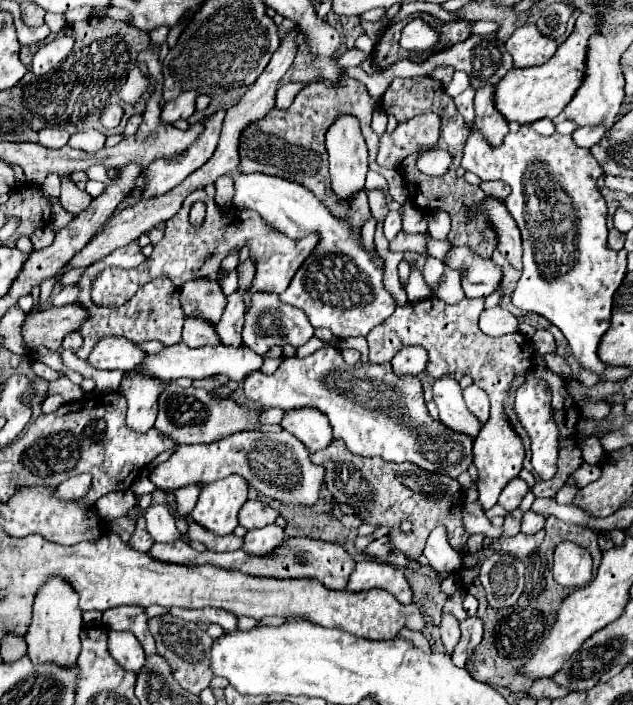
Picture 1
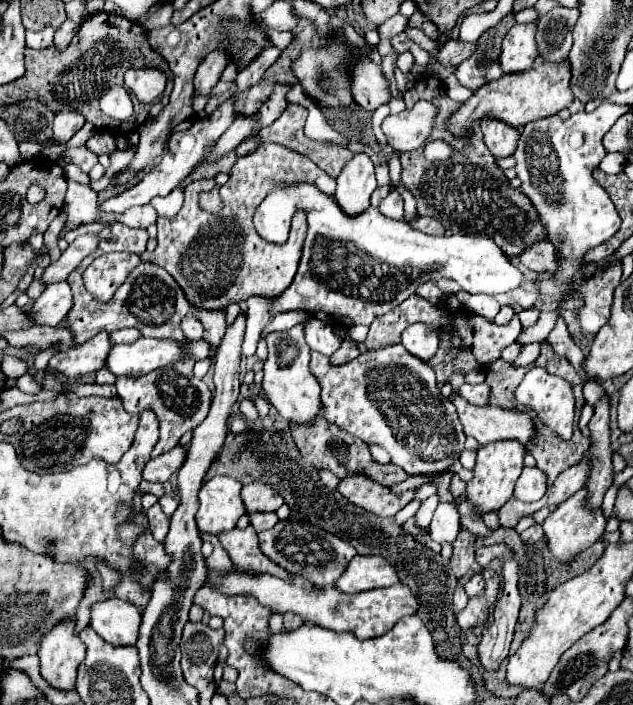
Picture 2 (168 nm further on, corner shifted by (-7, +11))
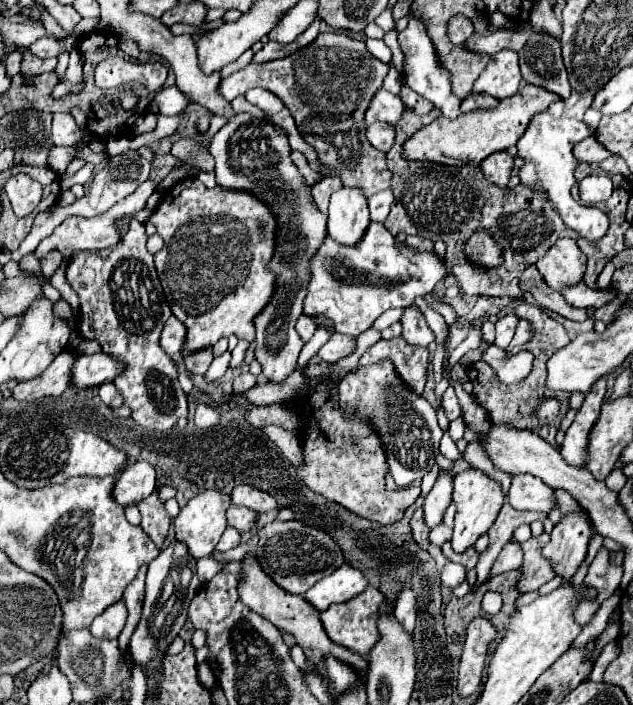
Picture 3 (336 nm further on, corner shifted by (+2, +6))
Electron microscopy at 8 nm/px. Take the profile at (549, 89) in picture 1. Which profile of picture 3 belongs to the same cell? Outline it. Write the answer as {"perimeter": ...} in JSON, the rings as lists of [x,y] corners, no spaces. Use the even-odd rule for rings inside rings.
{"perimeter":[[[526,84],[514,96],[500,100],[496,108],[472,110],[468,114],[460,114],[460,118],[454,118],[454,120],[440,116],[434,122],[430,122],[428,126],[420,128],[412,138],[408,138],[408,142],[404,144],[404,158],[430,160],[430,162],[450,164],[450,166],[464,164],[464,162],[480,164],[488,154],[514,146],[520,140],[520,136],[524,134],[524,130],[528,128],[530,120],[536,114],[548,110],[548,106],[558,100],[562,100],[558,94],[542,90],[540,86]]]}

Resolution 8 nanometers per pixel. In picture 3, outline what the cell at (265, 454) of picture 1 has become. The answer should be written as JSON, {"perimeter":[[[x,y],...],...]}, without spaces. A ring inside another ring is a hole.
{"perimeter":[[[134,462],[120,474],[114,486],[114,498],[126,506],[130,502],[142,502],[148,494],[154,492],[154,488],[156,470],[148,462]]]}

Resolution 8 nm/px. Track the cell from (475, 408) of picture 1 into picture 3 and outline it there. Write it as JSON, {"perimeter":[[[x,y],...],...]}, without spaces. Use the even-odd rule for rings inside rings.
{"perimeter":[[[448,386],[448,390],[444,392],[444,410],[446,410],[448,420],[456,420],[462,416],[462,406],[460,406],[458,396],[454,394],[452,386]]]}

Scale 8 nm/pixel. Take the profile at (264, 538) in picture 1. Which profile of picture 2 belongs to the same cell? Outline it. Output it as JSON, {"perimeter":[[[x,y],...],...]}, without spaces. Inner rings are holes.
{"perimeter":[[[247,513],[249,515],[249,525],[255,529],[255,531],[265,531],[265,529],[271,529],[279,519],[275,513]]]}

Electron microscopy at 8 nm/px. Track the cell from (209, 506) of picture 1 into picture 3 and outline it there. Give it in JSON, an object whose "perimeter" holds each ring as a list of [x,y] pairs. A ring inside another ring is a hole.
{"perimeter":[[[204,490],[204,492],[198,492],[194,498],[190,498],[188,504],[176,516],[176,520],[174,520],[176,538],[188,544],[188,550],[196,560],[210,556],[212,550],[216,548],[222,532],[226,530],[226,510],[228,510],[228,506],[230,506],[228,494],[218,492],[218,490]]]}

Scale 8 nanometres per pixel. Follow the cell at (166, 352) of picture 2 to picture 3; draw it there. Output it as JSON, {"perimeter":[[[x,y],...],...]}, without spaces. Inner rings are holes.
{"perimeter":[[[96,352],[92,356],[78,356],[76,366],[72,368],[72,384],[78,388],[100,386],[104,382],[114,382],[120,374],[124,374],[126,366],[112,354]]]}

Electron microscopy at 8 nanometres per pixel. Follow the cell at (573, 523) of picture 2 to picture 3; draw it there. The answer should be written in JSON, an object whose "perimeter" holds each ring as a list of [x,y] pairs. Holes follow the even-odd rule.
{"perimeter":[[[544,532],[540,536],[532,536],[530,540],[522,542],[524,562],[522,562],[520,570],[522,570],[524,576],[520,578],[520,584],[518,584],[518,588],[522,592],[538,590],[542,584],[546,584],[548,580],[552,580],[556,576],[552,564],[542,554],[542,548],[548,542],[550,542],[550,534],[548,532]]]}

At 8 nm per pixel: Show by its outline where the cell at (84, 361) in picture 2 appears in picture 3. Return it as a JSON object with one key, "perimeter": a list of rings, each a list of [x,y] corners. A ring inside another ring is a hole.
{"perimeter":[[[64,350],[54,358],[54,362],[40,374],[38,378],[20,382],[14,390],[12,396],[18,400],[36,400],[44,396],[60,396],[70,384],[72,384],[72,368],[76,364],[78,354],[72,350]]]}

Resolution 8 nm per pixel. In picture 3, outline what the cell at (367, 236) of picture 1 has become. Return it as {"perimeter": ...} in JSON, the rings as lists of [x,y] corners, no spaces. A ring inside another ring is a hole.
{"perimeter":[[[320,32],[318,38],[300,48],[296,54],[284,60],[272,60],[266,64],[248,64],[244,70],[234,72],[220,80],[218,92],[222,98],[232,102],[236,96],[244,94],[248,88],[266,88],[276,94],[286,108],[304,140],[314,146],[322,164],[326,164],[330,174],[342,178],[344,184],[362,186],[364,194],[370,198],[382,190],[390,188],[392,172],[386,166],[386,154],[372,148],[366,140],[364,110],[372,100],[372,94],[382,86],[390,64],[376,60],[364,46],[344,32]]]}

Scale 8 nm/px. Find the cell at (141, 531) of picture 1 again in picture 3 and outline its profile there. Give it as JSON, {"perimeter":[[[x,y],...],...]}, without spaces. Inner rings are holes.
{"perimeter":[[[158,488],[138,504],[138,510],[142,514],[142,524],[140,524],[142,530],[160,548],[164,544],[164,538],[168,534],[172,518],[166,514],[166,510],[162,506],[162,500],[158,500]]]}

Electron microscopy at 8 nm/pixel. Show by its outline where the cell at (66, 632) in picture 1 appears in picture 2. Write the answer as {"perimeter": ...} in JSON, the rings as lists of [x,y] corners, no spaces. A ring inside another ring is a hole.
{"perimeter":[[[61,621],[41,641],[41,677],[55,689],[75,689],[77,667],[85,659],[85,645],[73,631],[73,621]]]}

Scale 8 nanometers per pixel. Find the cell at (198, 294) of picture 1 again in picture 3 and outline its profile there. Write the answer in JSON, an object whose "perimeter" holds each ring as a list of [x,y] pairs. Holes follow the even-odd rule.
{"perimeter":[[[206,346],[204,350],[196,350],[196,352],[184,356],[186,370],[192,374],[204,374],[208,370],[210,362],[212,362],[212,346]]]}

